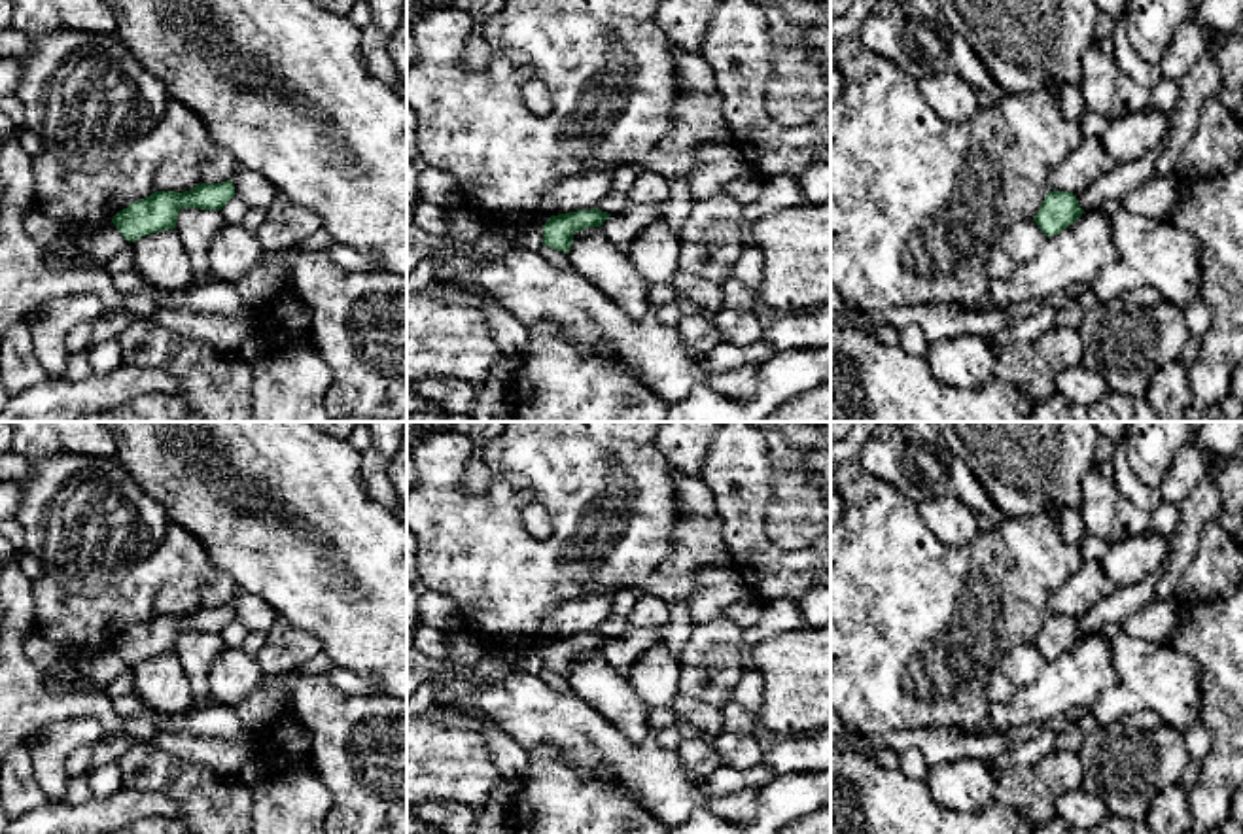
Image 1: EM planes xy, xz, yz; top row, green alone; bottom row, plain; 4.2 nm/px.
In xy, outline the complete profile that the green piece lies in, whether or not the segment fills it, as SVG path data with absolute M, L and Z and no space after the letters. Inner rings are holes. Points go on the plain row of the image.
M231 603L221 607L197 607L193 613L155 615L142 624L134 624L112 641L112 647L134 666L146 658L176 652L178 635L184 632L221 634L235 620Z

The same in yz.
M1050 615L1033 645L1044 660L1054 660L1075 647L1082 637L1084 634L1080 632L1077 618L1067 615Z

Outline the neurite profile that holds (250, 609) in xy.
M236 588L231 601L235 618L240 620L250 634L261 634L263 637L278 618L276 611L259 596Z

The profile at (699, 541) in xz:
M674 473L679 522L672 535L672 550L660 562L664 577L694 575L715 562L730 562L730 552L721 530L721 514L709 486L698 477Z

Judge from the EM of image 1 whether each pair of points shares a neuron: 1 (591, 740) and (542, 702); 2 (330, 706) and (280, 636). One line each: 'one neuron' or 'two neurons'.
1: one neuron
2: two neurons

